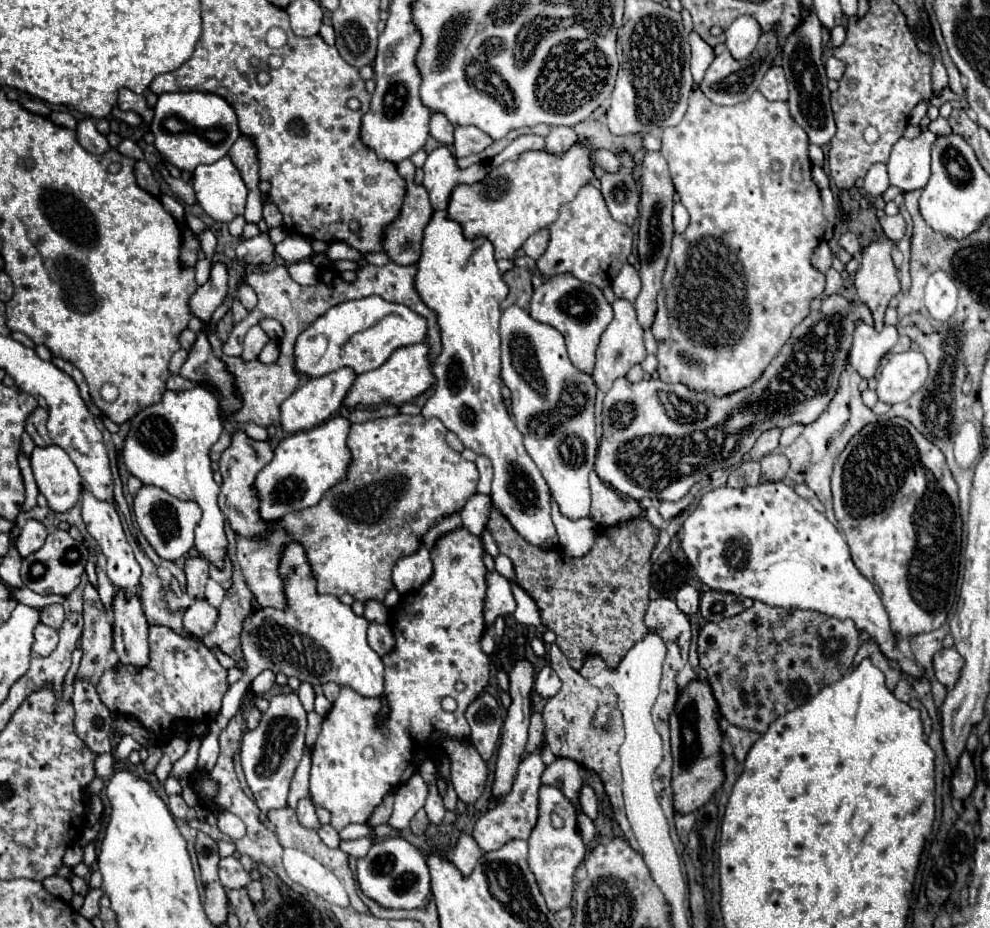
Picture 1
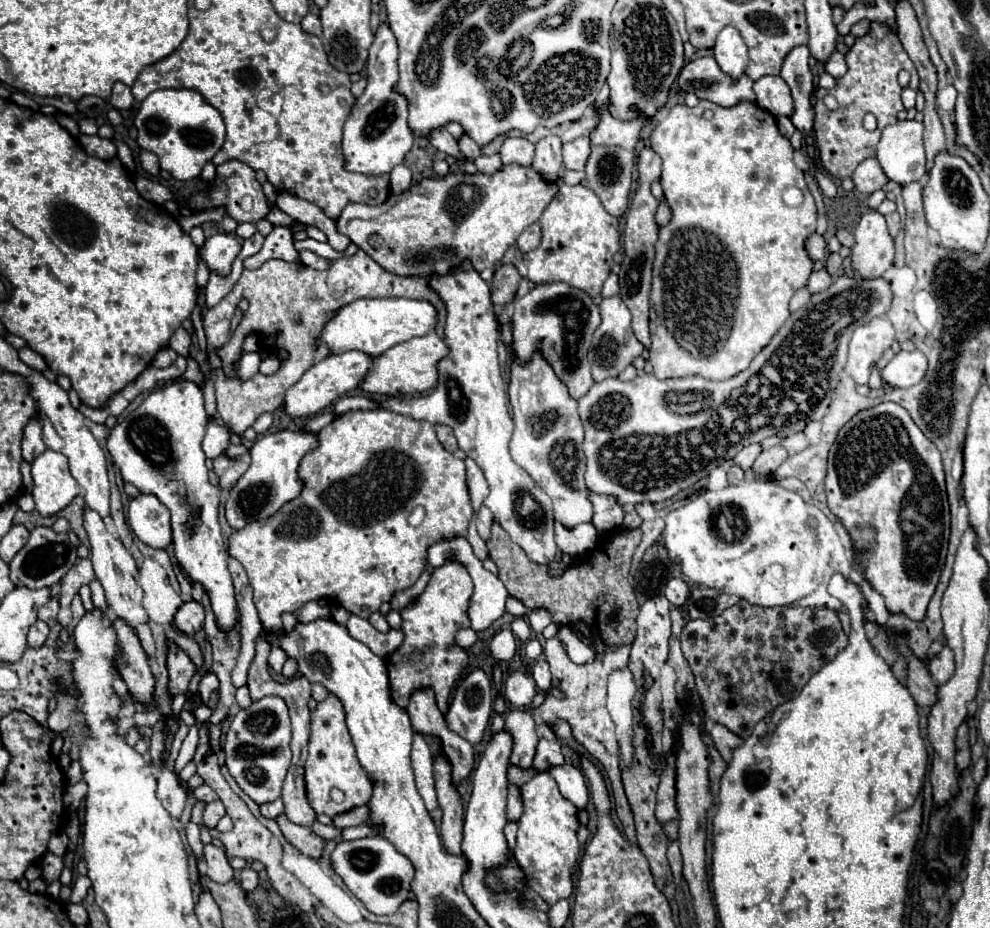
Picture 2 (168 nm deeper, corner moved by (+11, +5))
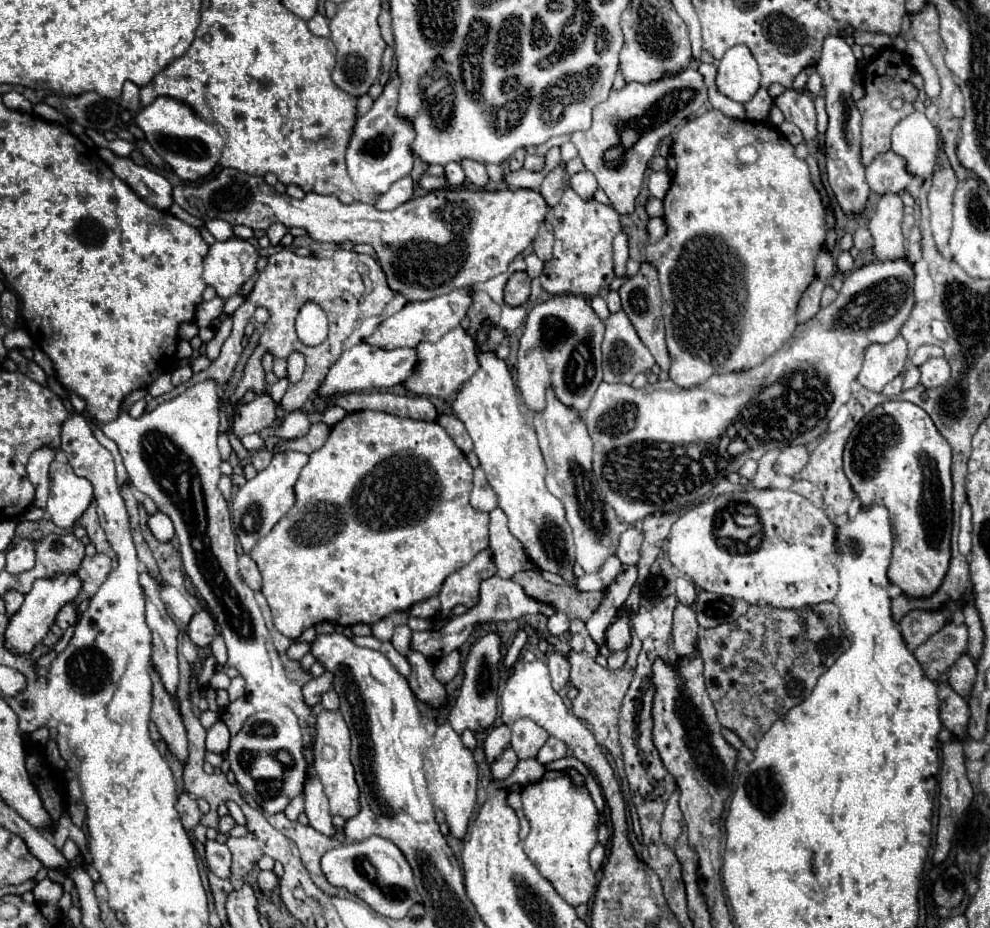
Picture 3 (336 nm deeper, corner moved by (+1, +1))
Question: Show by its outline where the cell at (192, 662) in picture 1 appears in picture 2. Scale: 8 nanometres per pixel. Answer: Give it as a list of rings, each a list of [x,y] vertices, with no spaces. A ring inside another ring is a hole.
[[[170,644],[170,652],[168,652],[168,674],[170,674],[170,692],[172,694],[186,694],[190,698],[188,692],[188,684],[190,678],[196,674],[196,666],[192,666],[192,662],[188,662],[188,656],[182,650],[176,650],[176,646]]]

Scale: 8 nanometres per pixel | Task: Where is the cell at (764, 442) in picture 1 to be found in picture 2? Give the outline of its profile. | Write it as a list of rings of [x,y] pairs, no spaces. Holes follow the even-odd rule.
[[[760,444],[746,446],[746,448],[740,450],[740,454],[734,456],[734,464],[740,466],[742,470],[748,470],[748,468],[752,468],[752,464],[754,464],[754,460],[756,460],[758,454],[760,454]]]

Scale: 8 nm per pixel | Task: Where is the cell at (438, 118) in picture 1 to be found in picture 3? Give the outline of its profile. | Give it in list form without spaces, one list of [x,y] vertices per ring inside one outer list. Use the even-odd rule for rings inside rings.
[[[466,158],[466,160],[462,160],[462,162],[460,162],[460,166],[462,166],[464,174],[466,174],[466,180],[470,180],[474,186],[484,188],[484,186],[488,184],[488,174],[486,174],[484,164],[474,162],[474,160],[468,160],[468,158]]]

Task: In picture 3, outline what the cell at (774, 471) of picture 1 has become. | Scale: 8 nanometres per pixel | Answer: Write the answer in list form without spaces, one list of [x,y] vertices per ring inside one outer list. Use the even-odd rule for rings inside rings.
[[[788,446],[780,452],[776,462],[776,472],[784,476],[796,476],[808,462],[806,446]]]

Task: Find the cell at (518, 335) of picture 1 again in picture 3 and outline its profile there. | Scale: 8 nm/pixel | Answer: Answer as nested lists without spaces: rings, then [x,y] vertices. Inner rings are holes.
[[[552,386],[546,390],[546,402],[546,408],[534,414],[534,428],[546,462],[546,488],[560,498],[566,508],[566,520],[576,544],[576,562],[584,572],[596,572],[604,560],[616,552],[618,538],[628,526],[616,518],[616,512],[602,498],[602,490],[592,472],[592,438],[580,412],[558,402]]]

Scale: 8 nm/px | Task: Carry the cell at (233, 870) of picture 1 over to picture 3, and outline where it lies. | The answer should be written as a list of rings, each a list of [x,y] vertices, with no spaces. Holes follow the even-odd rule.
[[[208,840],[206,842],[206,862],[208,862],[208,868],[218,878],[230,878],[232,854],[230,854],[226,844],[220,844],[216,840]]]

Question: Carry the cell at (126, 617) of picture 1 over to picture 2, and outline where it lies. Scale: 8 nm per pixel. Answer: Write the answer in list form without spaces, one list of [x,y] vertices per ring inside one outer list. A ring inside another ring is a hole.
[[[116,618],[114,628],[118,632],[120,648],[124,650],[124,662],[120,662],[120,674],[132,694],[132,698],[144,706],[154,704],[154,676],[148,666],[144,648],[136,632],[120,618]]]

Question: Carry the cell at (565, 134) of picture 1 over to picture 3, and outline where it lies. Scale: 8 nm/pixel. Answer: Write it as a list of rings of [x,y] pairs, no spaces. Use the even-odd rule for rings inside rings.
[[[560,164],[552,172],[546,174],[546,178],[544,178],[542,186],[540,186],[540,194],[544,196],[548,206],[556,206],[568,186],[570,186],[570,174]]]

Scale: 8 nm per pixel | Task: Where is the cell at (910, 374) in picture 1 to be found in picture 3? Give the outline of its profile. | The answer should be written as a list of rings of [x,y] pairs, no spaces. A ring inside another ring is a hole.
[[[930,358],[918,368],[920,368],[920,384],[924,388],[942,386],[950,378],[950,366],[944,358]]]

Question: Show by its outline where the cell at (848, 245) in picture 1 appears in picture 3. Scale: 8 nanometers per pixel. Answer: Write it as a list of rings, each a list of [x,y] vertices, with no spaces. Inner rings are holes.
[[[858,228],[854,232],[854,246],[858,250],[870,250],[872,248],[872,236],[870,236],[870,232],[866,228]]]

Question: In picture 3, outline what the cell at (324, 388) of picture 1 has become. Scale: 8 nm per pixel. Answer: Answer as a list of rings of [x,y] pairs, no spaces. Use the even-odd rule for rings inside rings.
[[[366,342],[356,344],[354,348],[346,350],[340,360],[328,370],[322,386],[318,388],[320,398],[330,398],[336,394],[348,392],[364,392],[374,388],[388,388],[404,382],[416,364],[416,350],[414,348],[394,348],[394,350],[380,350]]]

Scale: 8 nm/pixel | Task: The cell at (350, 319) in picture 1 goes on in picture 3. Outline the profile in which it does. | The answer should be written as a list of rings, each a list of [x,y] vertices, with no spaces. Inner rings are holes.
[[[460,288],[444,296],[436,296],[424,302],[408,302],[400,312],[388,316],[382,320],[372,336],[366,338],[370,346],[382,346],[382,350],[394,350],[394,348],[414,348],[420,342],[438,342],[446,332],[456,328],[462,318],[466,316],[466,310],[470,306],[470,290]]]

